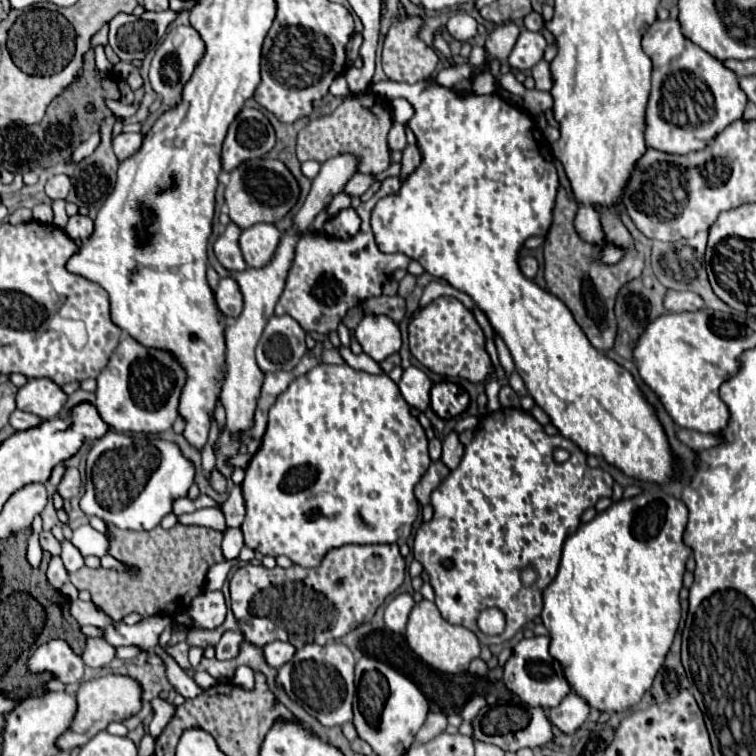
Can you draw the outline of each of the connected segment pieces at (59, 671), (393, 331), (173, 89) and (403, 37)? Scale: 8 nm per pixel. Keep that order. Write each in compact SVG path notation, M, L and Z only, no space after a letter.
M49 641L45 645L41 645L33 657L29 659L29 671L31 673L43 673L49 671L53 673L57 679L61 679L65 685L69 683L77 683L83 677L83 661L79 655L75 655L71 651L71 647L61 641Z
M365 315L355 329L355 337L373 361L381 363L401 349L401 332L385 315Z
M189 25L189 27L173 27L167 37L163 39L163 43L157 47L151 67L149 67L149 83L153 87L153 91L157 93L157 99L167 107L173 109L179 105L181 101L181 93L185 83L191 79L195 67L199 65L199 61L205 55L205 43L199 37L199 33Z
M405 17L391 25L383 47L383 69L393 81L417 83L429 79L439 63L437 53L417 39L419 17Z

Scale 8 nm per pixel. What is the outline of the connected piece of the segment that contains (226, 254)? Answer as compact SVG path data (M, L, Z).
M229 223L227 229L215 241L215 255L217 255L219 263L225 269L229 269L231 273L247 269L247 265L243 261L243 255L241 255L241 249L239 249L239 235L241 235L241 231L243 229L239 229L239 225Z

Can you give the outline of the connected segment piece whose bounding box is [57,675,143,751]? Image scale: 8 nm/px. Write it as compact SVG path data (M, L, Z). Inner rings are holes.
M105 675L105 677L81 683L79 691L75 693L77 697L75 721L71 723L71 729L59 737L57 741L59 749L71 751L73 747L83 747L91 737L95 737L95 733L107 729L111 721L125 721L137 715L141 711L141 693L143 693L141 683L125 675Z

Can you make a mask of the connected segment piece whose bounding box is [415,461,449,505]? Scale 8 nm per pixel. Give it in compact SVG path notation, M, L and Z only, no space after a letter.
M435 461L431 463L431 467L427 469L427 473L421 477L419 485L415 487L415 497L421 505L427 505L429 503L429 497L431 493L443 483L443 479L449 475L449 469L441 463L441 461Z

